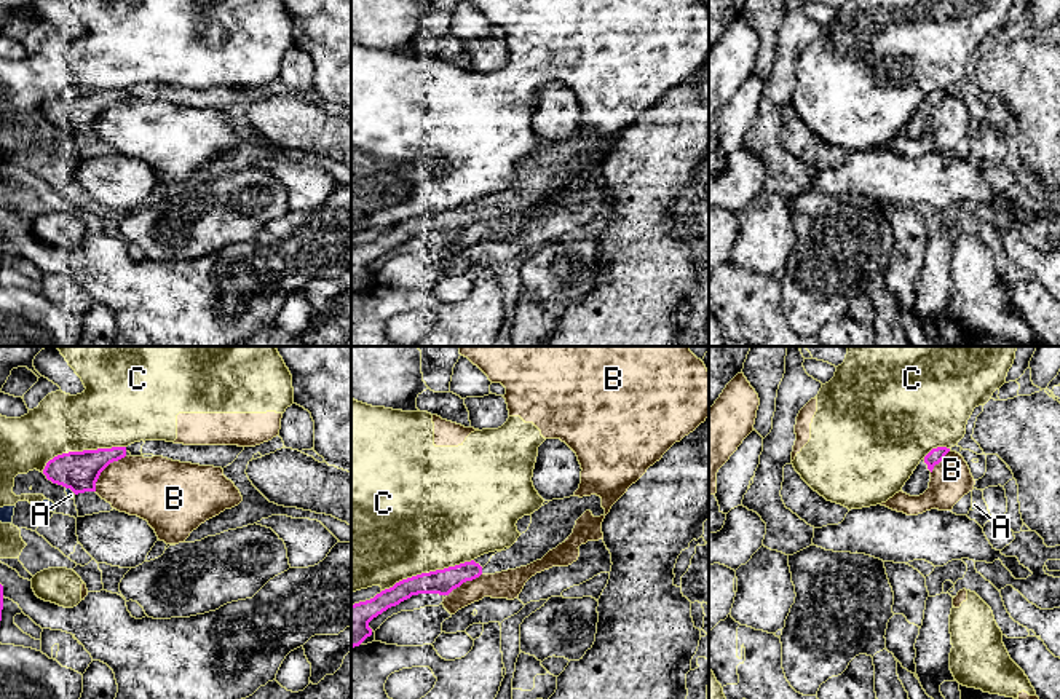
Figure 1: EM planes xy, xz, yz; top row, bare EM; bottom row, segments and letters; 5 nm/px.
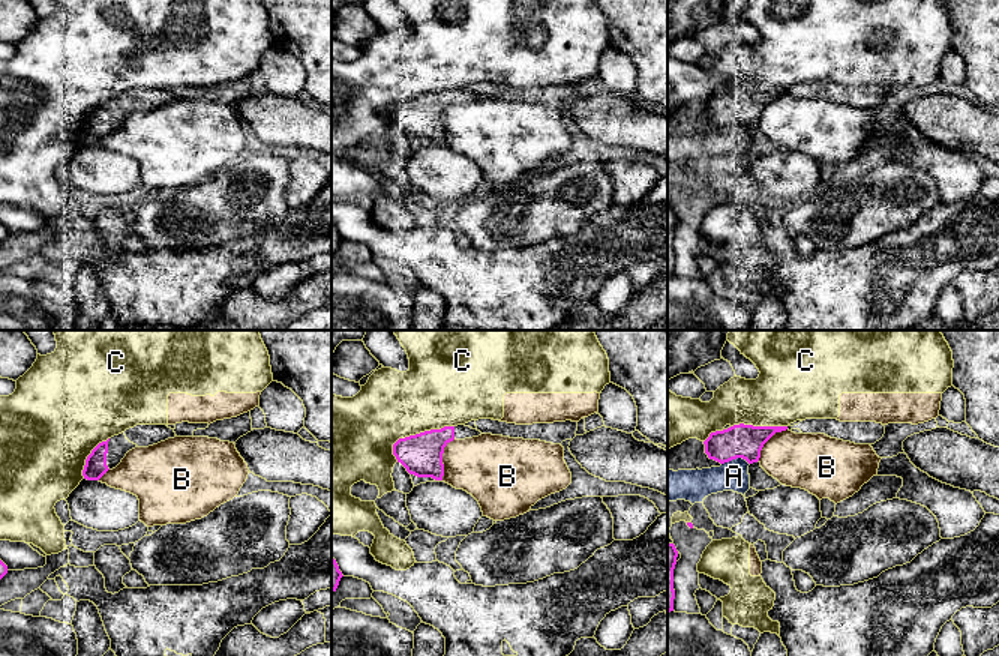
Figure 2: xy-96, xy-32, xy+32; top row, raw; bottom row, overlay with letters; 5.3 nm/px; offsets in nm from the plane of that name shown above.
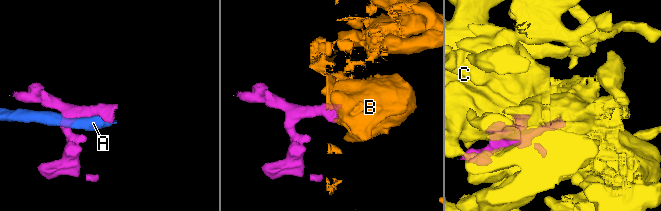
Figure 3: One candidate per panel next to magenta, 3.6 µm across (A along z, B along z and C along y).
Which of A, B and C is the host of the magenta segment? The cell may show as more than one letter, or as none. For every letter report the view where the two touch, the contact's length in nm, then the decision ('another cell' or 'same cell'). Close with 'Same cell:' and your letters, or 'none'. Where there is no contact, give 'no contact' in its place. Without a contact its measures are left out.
A: xy | 70 nm | another cell
B: xy | 240 nm | another cell
C: xz | 500 nm | another cell
Same cell: none

